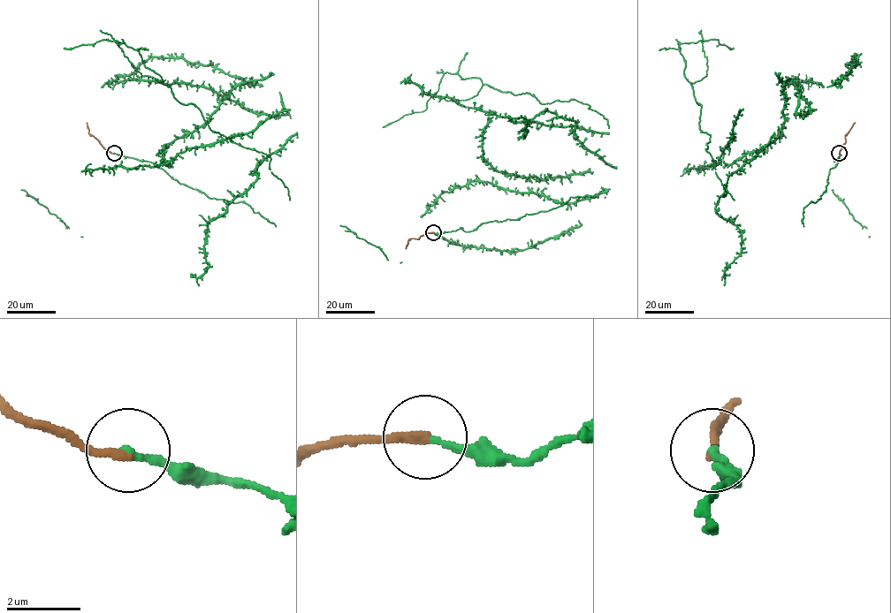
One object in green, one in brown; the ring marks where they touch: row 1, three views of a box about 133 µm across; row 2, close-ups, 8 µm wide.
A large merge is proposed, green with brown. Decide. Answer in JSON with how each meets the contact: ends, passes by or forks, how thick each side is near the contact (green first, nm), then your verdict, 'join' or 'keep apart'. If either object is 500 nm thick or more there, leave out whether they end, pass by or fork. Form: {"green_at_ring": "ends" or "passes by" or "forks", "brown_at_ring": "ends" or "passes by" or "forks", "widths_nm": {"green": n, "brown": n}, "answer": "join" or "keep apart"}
{"green_at_ring": "ends", "brown_at_ring": "ends", "widths_nm": {"green": 200, "brown": 280}, "answer": "keep apart"}

